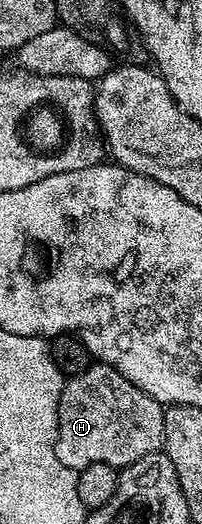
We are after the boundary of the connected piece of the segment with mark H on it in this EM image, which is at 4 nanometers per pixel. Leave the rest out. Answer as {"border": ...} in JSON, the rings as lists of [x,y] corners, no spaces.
{"border":[[[100,361],[94,362],[78,375],[68,376],[65,387],[59,397],[59,413],[57,414],[57,444],[55,453],[63,465],[78,473],[87,465],[102,463],[118,469],[124,469],[147,457],[151,453],[161,451],[165,441],[165,407],[155,401],[143,389],[139,389],[123,373]]]}

